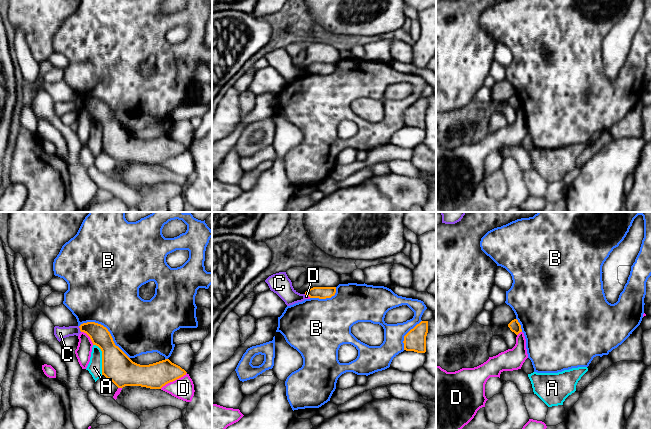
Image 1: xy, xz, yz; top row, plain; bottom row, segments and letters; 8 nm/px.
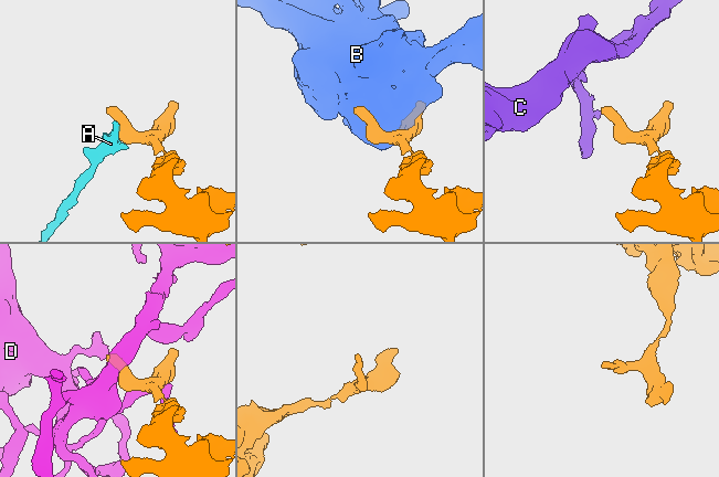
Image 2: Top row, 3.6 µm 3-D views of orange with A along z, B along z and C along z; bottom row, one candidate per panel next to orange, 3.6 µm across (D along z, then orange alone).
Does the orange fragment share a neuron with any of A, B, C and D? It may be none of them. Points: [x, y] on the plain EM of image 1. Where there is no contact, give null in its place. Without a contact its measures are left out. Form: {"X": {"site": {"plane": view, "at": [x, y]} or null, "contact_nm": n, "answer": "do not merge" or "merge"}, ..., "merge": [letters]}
{"A": {"site": {"plane": "xy", "at": [102, 134]}, "contact_nm": 260, "answer": "do not merge"}, "B": {"site": {"plane": "xy", "at": [107, 106]}, "contact_nm": 480, "answer": "do not merge"}, "C": {"site": {"plane": "xy", "at": [80, 105]}, "contact_nm": 50, "answer": "do not merge"}, "D": {"site": {"plane": "xy", "at": [173, 156]}, "contact_nm": 260, "answer": "do not merge"}, "merge": []}

